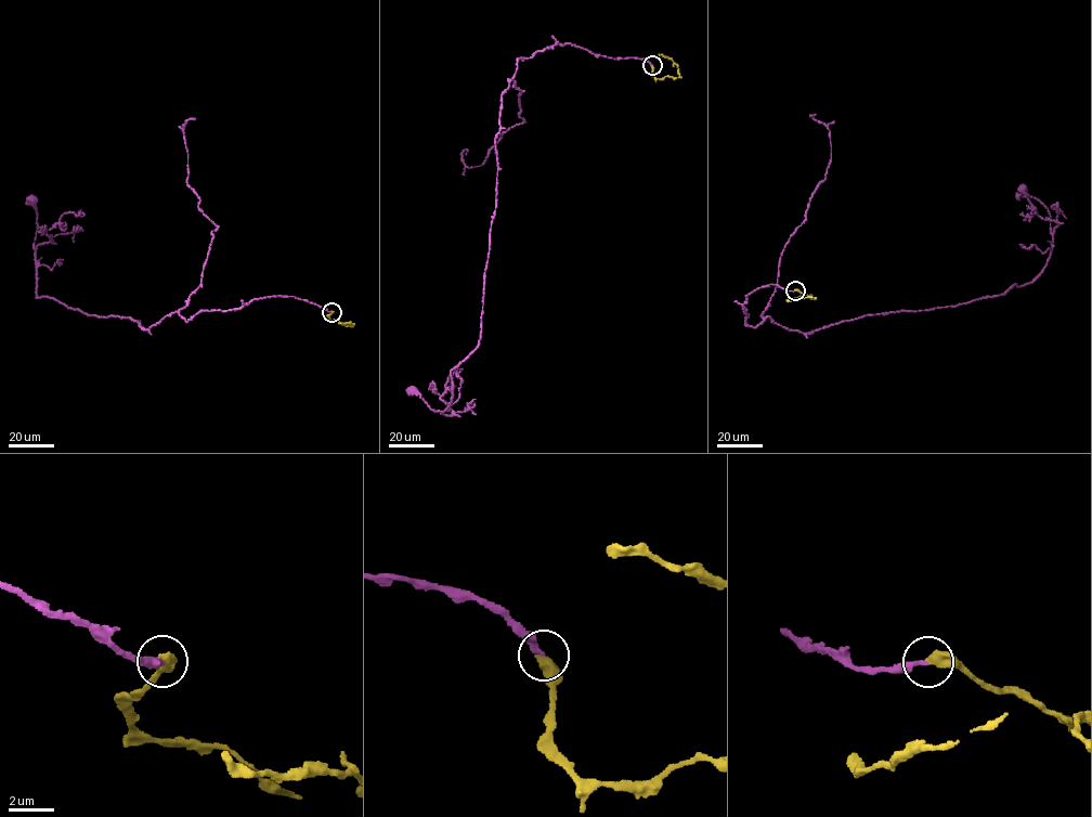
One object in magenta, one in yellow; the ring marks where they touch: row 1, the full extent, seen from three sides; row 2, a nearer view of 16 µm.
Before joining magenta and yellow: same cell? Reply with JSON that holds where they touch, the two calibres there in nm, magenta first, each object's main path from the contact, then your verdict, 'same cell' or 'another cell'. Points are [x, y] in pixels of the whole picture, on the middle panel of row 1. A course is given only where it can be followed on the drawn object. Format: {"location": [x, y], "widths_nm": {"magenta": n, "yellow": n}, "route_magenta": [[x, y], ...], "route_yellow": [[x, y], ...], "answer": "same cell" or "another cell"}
{"location": [652, 65], "widths_nm": {"magenta": 220, "yellow": 500}, "route_magenta": [[652, 66], [557, 42], [518, 59], [495, 139], [481, 338], [451, 371], [445, 410], [434, 412], [412, 391]], "route_yellow": [[652, 66], [655, 78], [679, 76], [671, 59], [659, 55]], "answer": "same cell"}

